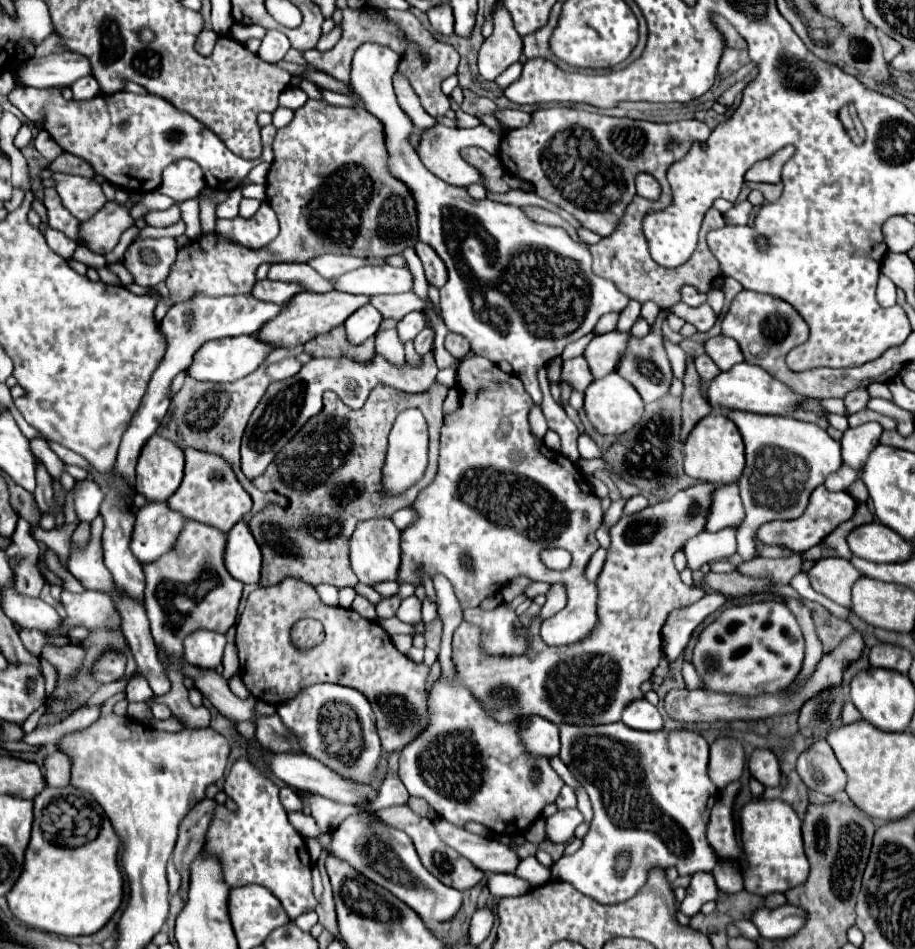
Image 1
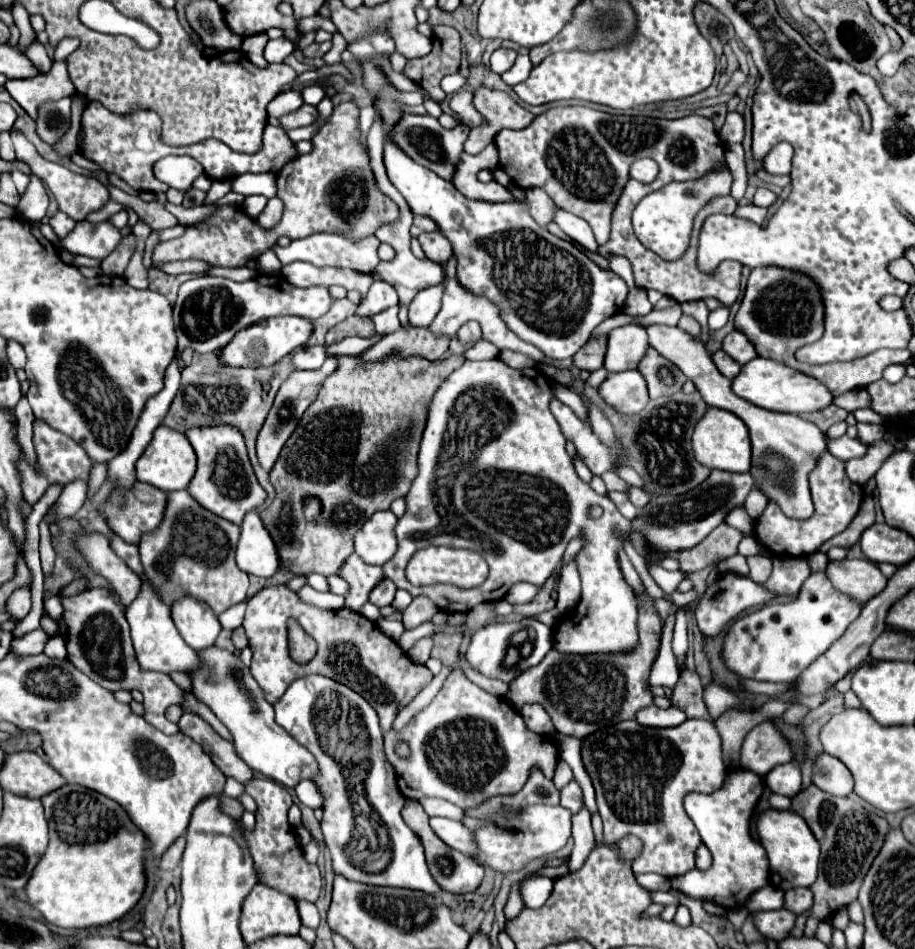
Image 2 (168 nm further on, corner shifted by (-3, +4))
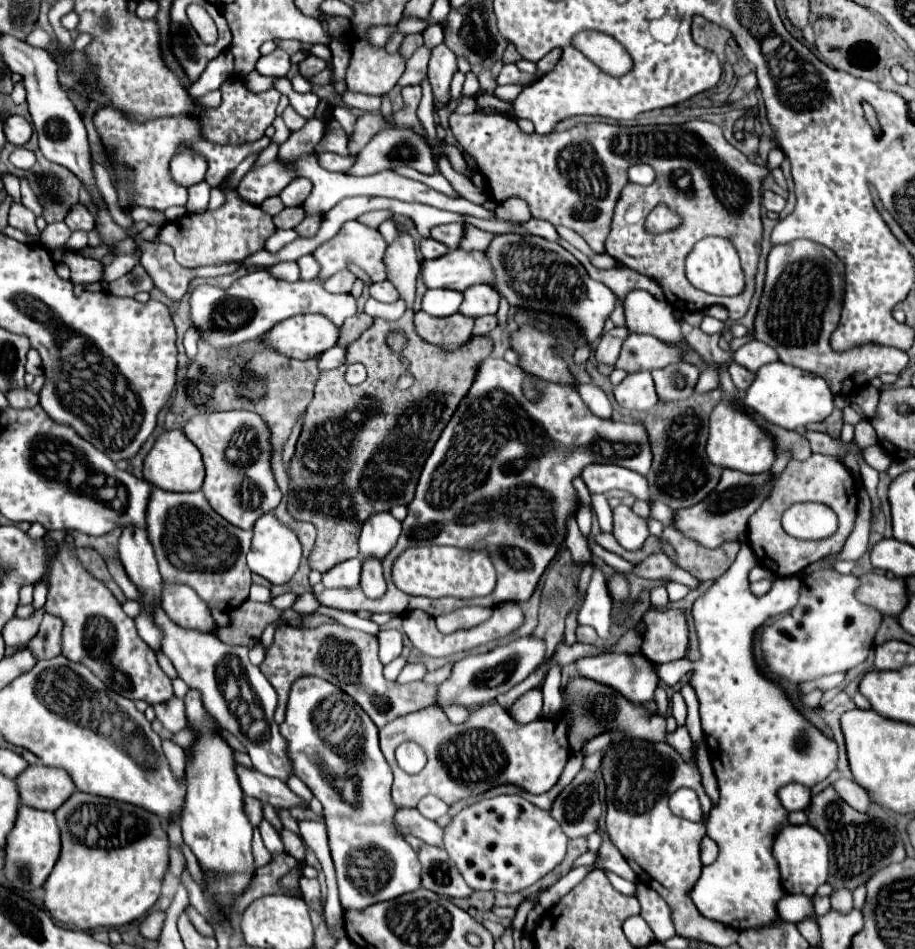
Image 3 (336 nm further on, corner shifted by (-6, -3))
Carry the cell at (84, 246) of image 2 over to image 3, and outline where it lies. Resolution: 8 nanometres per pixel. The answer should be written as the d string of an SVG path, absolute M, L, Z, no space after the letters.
M63 249L63 263L71 269L71 283L93 283L103 279L103 263L99 259L91 259L81 251Z

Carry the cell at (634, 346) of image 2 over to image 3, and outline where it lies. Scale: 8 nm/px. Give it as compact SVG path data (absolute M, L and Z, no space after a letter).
M631 333L621 347L621 355L615 363L615 369L623 369L627 373L653 371L677 361L679 351L675 347L667 347L665 343L651 335Z

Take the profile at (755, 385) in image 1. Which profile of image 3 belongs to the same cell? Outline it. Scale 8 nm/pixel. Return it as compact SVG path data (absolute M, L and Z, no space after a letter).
M775 361L775 363L763 365L757 371L751 387L745 391L743 403L755 409L769 423L775 423L781 427L781 425L807 425L807 423L825 421L835 409L833 399L835 397L831 389L827 387L825 379L821 379L819 375Z

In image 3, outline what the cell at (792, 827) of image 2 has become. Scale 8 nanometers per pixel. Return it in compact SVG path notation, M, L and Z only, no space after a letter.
M785 825L773 843L773 857L779 863L781 871L781 883L787 893L801 893L801 895L813 895L819 885L827 881L829 871L829 847L825 837L813 829L811 825Z

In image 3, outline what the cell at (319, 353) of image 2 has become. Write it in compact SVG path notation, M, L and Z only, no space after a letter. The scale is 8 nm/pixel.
M331 347L319 357L319 371L329 371L335 367L341 367L345 363L345 349Z

